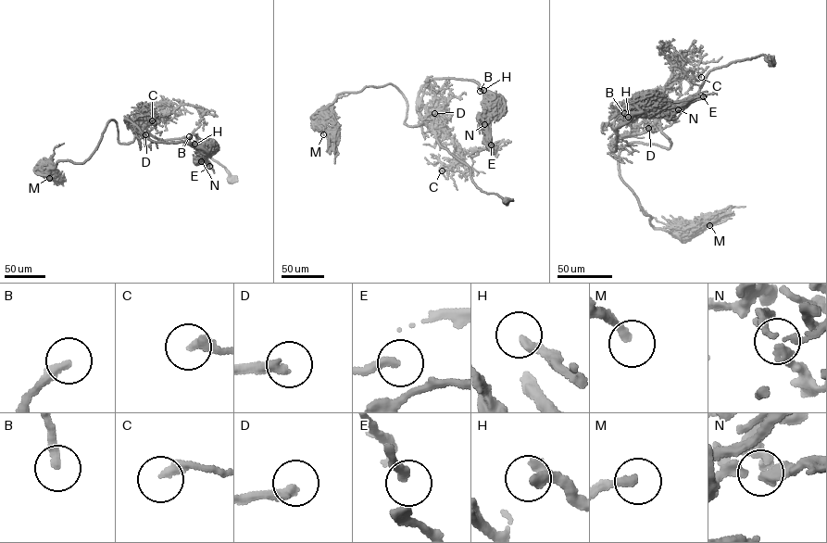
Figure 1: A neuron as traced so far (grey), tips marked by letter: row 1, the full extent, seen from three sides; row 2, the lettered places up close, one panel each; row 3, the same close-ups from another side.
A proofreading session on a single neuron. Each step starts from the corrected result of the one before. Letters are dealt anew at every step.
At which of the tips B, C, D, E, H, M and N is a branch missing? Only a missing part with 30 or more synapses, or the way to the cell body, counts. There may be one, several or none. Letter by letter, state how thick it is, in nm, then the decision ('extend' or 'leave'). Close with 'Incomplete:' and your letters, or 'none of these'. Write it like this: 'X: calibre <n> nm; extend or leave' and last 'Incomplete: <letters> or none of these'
B: calibre 280 nm; leave
C: calibre 320 nm; leave
D: calibre 300 nm; extend
E: calibre 240 nm; leave
H: calibre 300 nm; leave
M: calibre 240 nm; leave
N: calibre 170 nm; leave
Incomplete: D

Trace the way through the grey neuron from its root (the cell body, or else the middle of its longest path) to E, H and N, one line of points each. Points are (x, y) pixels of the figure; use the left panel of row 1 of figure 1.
E: (231, 179), (184, 136), (159, 139), (124, 119), (152, 140), (207, 153), (199, 146), (209, 166)
H: (231, 179), (225, 167), (184, 136), (159, 139), (124, 119), (152, 140), (183, 142), (206, 157), (194, 144)
N: (231, 179), (225, 167), (184, 136), (159, 139), (124, 119), (155, 142), (204, 149), (201, 161)

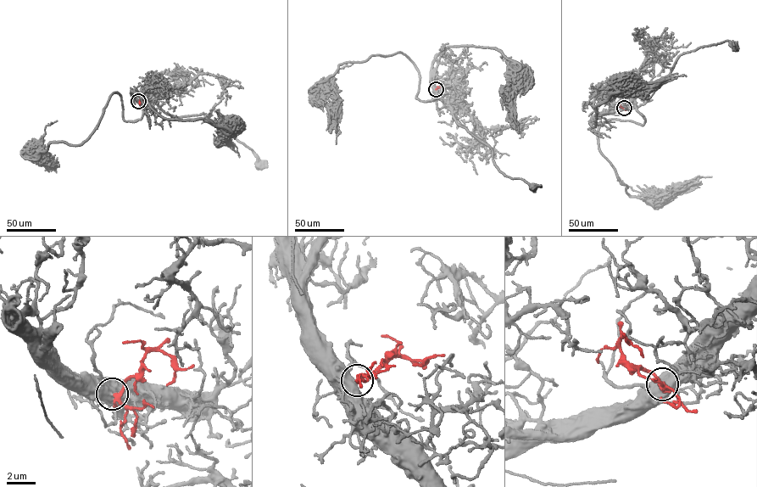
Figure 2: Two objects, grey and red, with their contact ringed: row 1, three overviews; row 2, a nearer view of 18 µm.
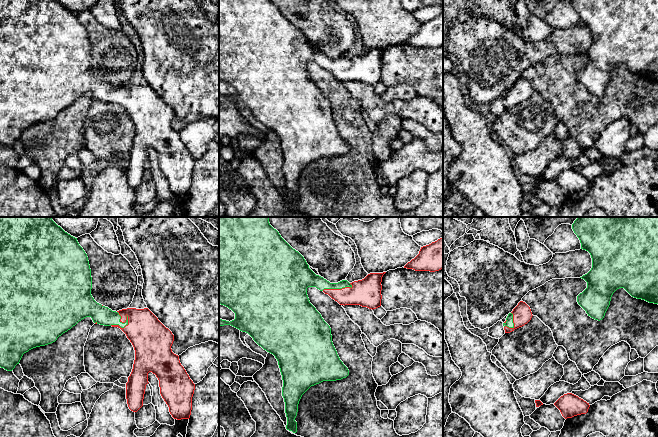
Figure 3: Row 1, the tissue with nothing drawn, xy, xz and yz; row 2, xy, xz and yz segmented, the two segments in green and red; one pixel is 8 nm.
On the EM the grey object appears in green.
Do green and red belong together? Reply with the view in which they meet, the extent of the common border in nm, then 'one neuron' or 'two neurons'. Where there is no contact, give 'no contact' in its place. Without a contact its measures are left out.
xy | 170 nm | one neuron

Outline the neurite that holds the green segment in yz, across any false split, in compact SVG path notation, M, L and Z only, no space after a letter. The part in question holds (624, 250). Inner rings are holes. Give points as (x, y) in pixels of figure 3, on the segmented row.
M578 217L572 224L580 240L581 249L590 253L591 270L583 275L587 288L577 296L578 304L588 316L602 320L613 293L624 288L632 297L658 304L658 217Z

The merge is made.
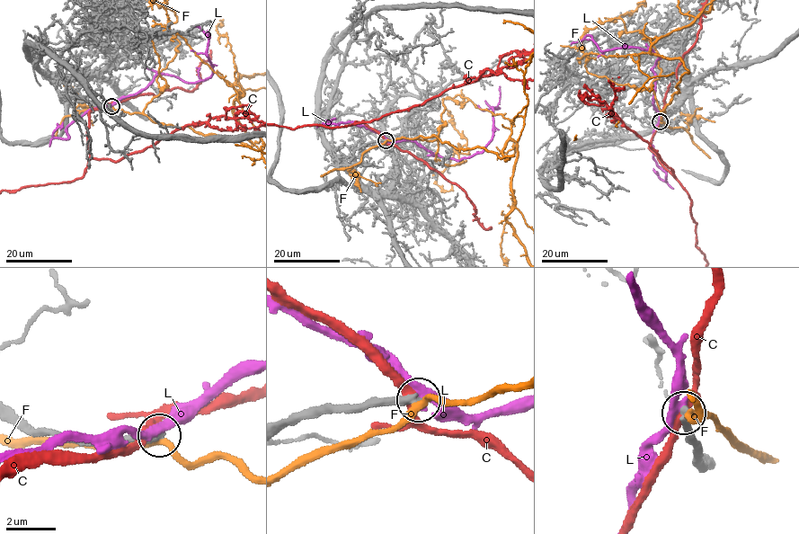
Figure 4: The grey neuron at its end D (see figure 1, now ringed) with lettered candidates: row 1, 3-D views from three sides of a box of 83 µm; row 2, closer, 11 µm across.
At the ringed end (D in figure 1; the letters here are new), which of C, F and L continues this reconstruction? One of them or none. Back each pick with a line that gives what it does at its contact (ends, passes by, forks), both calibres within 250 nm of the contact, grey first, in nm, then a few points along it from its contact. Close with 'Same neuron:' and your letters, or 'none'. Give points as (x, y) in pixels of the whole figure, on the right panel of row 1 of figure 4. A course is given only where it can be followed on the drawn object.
Same neuron: none

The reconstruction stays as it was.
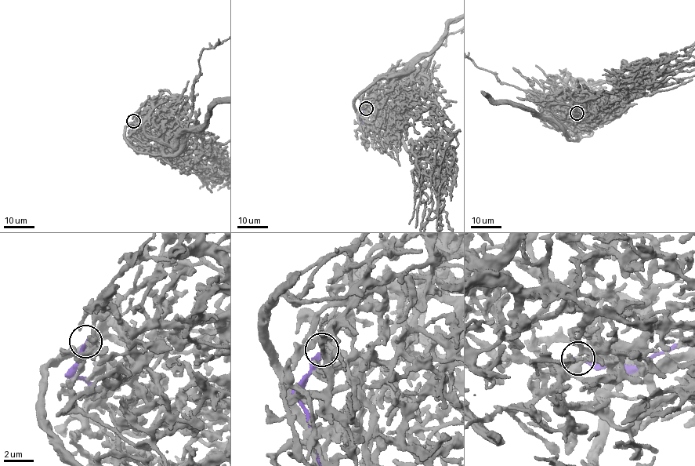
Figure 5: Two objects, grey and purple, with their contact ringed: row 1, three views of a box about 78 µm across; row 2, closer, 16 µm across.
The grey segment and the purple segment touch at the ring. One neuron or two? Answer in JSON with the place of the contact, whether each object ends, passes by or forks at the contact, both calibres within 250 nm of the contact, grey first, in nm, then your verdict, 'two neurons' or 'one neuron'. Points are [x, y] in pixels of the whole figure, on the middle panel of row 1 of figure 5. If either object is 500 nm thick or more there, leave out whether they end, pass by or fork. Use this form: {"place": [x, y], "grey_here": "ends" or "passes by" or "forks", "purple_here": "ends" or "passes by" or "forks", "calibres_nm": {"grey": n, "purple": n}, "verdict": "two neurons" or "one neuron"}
{"place": [366, 108], "grey_here": "ends", "purple_here": "ends", "calibres_nm": {"grey": 320, "purple": 190}, "verdict": "two neurons"}

